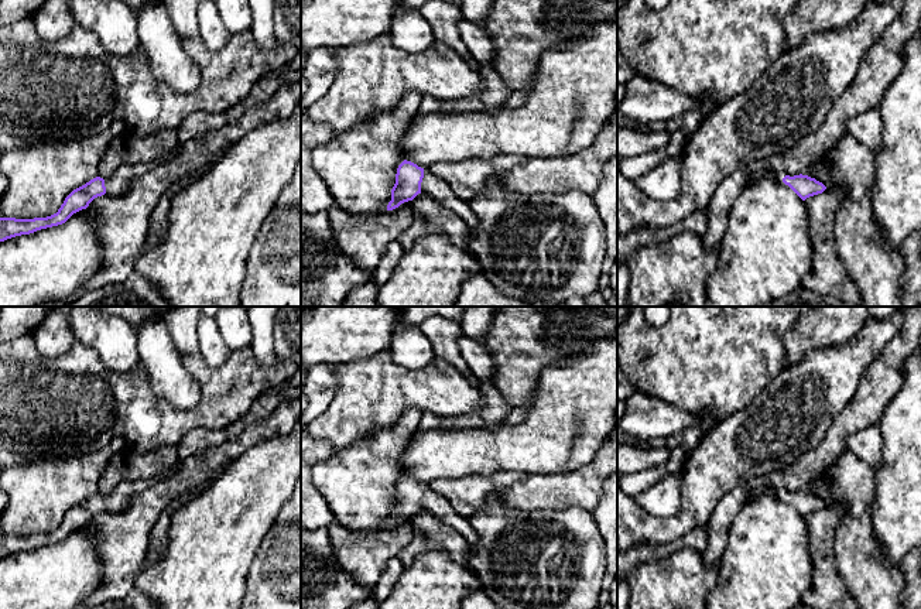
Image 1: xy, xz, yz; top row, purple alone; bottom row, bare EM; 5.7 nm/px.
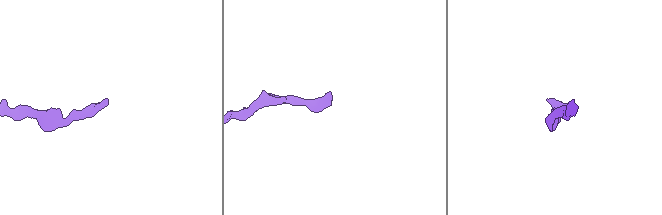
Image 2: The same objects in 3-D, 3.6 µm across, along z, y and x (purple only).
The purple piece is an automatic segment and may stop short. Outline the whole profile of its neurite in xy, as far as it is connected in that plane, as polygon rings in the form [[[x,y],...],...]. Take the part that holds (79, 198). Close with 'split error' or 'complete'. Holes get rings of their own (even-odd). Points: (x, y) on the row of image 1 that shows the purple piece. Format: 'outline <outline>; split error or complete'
outline [[[164,155],[158,158],[153,164],[126,164],[119,167],[107,179],[103,179],[100,177],[96,177],[86,182],[85,185],[73,189],[64,201],[61,208],[58,209],[57,213],[47,216],[47,218],[34,218],[34,219],[16,219],[16,218],[0,218],[0,242],[4,242],[7,239],[21,236],[21,235],[30,235],[41,229],[52,227],[65,223],[73,213],[86,209],[89,203],[102,195],[123,195],[129,191],[130,182],[133,181],[134,177],[145,172],[148,168],[151,168],[154,164],[170,158],[170,155]]]; split error

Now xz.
outline [[[404,160],[397,168],[396,184],[391,189],[391,201],[387,205],[387,211],[393,211],[401,203],[412,201],[418,194],[431,196],[444,208],[456,213],[469,229],[475,229],[479,225],[479,219],[472,211],[469,201],[458,198],[449,185],[428,168],[421,168]]]; split error

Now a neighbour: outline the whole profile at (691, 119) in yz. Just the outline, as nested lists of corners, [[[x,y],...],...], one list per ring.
[[[688,110],[682,114],[682,131],[687,138],[689,138],[694,131],[698,129],[699,123],[702,122],[703,116],[698,110]]]

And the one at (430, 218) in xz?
[[[418,194],[411,205],[415,218],[398,237],[404,250],[410,250],[418,237],[429,235],[445,235],[456,246],[466,247],[468,226],[456,213],[445,213],[439,202],[424,194]]]

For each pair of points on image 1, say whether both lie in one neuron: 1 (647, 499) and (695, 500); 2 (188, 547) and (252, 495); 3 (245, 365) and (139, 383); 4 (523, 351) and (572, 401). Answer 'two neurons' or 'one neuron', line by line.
1: two neurons
2: one neuron
3: one neuron
4: two neurons

